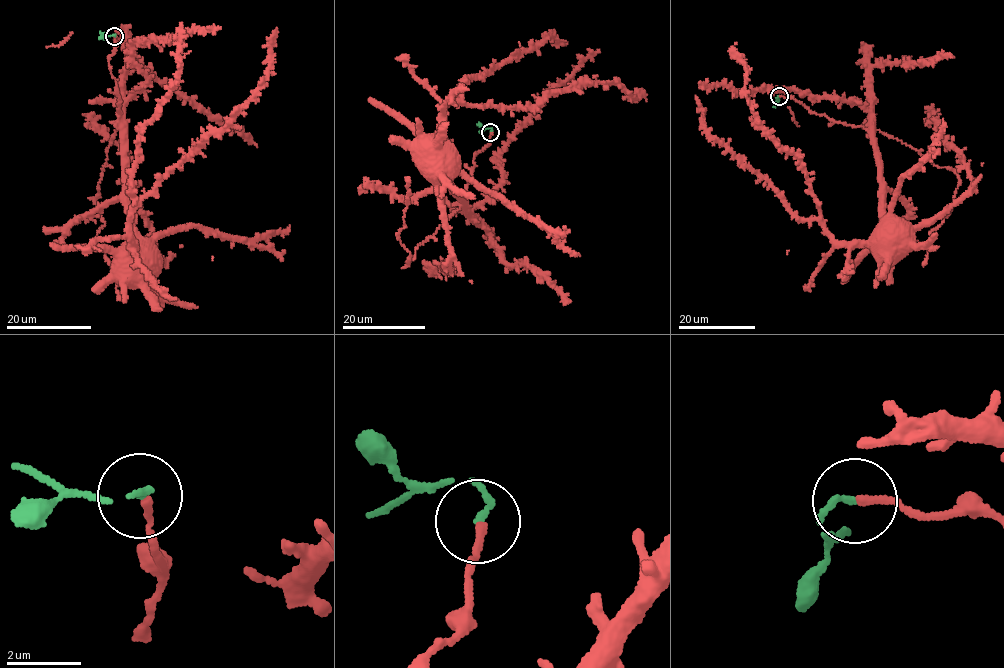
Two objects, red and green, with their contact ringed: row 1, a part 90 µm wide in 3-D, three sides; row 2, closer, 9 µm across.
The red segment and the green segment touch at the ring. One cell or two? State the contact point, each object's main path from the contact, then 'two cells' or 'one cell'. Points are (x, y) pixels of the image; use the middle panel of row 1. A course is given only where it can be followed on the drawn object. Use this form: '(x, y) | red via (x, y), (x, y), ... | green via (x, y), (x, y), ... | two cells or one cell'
(490, 132) | red via (491, 133), (489, 145), (473, 158), (461, 198), (435, 139), (446, 105), (531, 107), (592, 81), (645, 99) | green via (491, 132), (489, 127), (483, 129), (478, 122) | one cell

